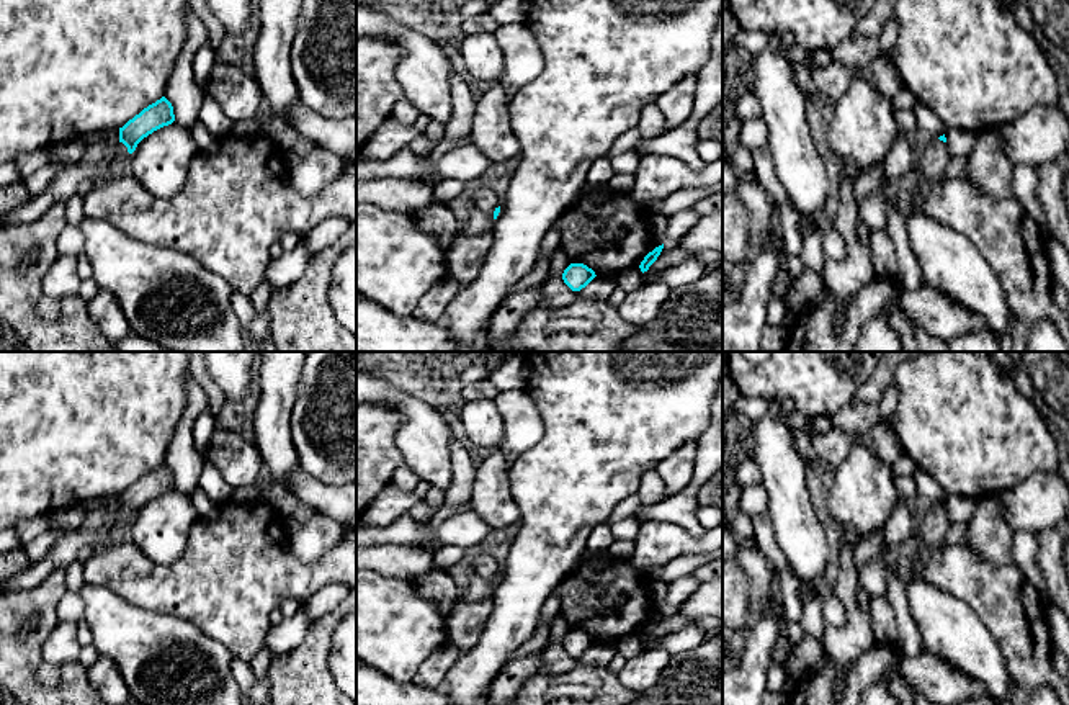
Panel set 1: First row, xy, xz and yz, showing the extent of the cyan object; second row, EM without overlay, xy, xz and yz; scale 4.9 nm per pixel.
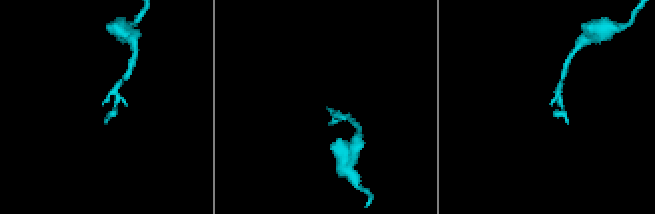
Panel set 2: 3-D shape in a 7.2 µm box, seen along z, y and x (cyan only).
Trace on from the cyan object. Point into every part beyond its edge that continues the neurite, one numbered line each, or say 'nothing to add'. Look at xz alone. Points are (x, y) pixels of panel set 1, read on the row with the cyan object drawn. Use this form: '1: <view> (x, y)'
1: xz (486, 200)

